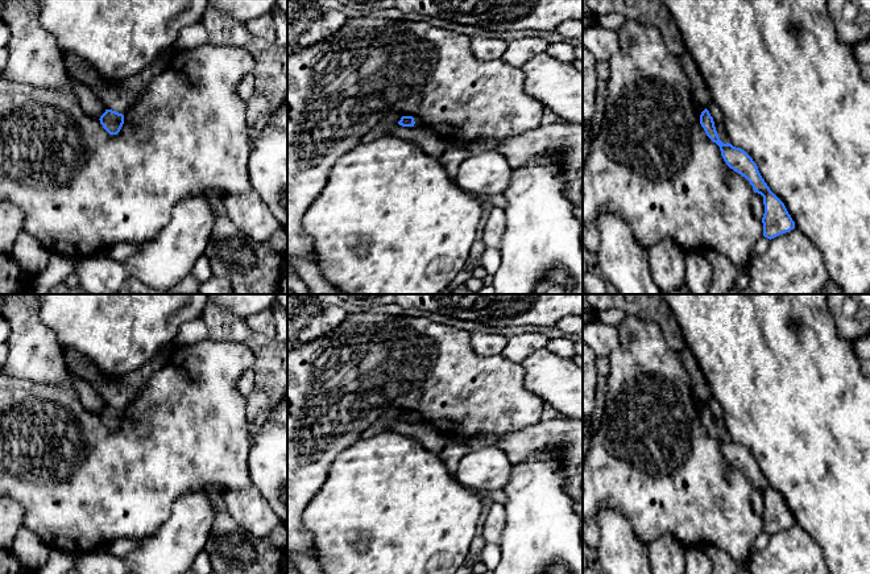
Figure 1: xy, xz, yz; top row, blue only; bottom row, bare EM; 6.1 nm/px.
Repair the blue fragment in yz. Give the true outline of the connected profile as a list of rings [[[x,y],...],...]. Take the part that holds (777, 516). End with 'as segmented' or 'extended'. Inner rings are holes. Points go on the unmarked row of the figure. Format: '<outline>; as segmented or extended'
[[[707,404],[700,410],[700,420],[704,424],[707,431],[720,442],[721,451],[726,461],[745,472],[753,482],[754,488],[758,488],[763,492],[763,532],[771,536],[794,525],[795,517],[788,509],[784,499],[770,486],[762,474],[757,459],[743,445],[736,443],[729,438],[724,439],[720,435],[713,413]]]; as segmented

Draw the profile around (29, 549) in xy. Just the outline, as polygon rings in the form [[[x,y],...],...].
[[[20,526],[12,546],[17,561],[29,571],[34,571],[46,565],[50,557],[50,548],[30,529]]]

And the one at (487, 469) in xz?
[[[485,446],[467,453],[456,470],[457,482],[477,491],[502,490],[509,482],[513,463],[497,446]]]

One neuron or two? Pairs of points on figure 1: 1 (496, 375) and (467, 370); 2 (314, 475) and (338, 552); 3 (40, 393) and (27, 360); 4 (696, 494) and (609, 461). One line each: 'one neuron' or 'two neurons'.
1: one neuron
2: two neurons
3: two neurons
4: one neuron

